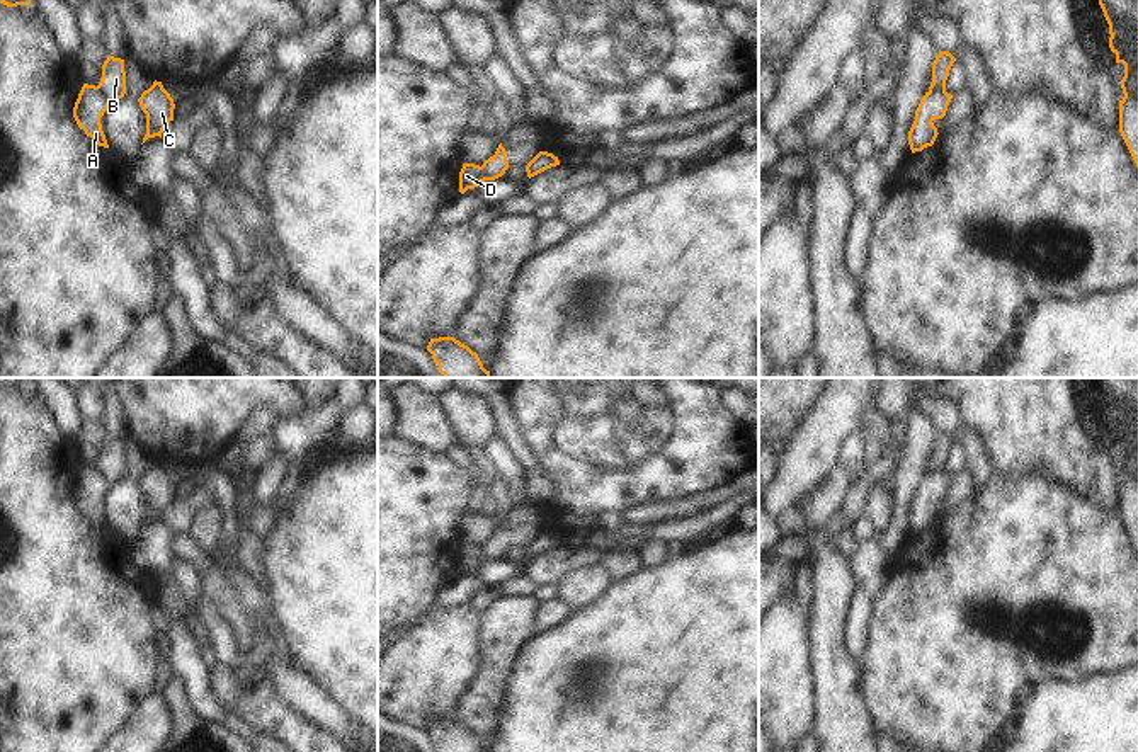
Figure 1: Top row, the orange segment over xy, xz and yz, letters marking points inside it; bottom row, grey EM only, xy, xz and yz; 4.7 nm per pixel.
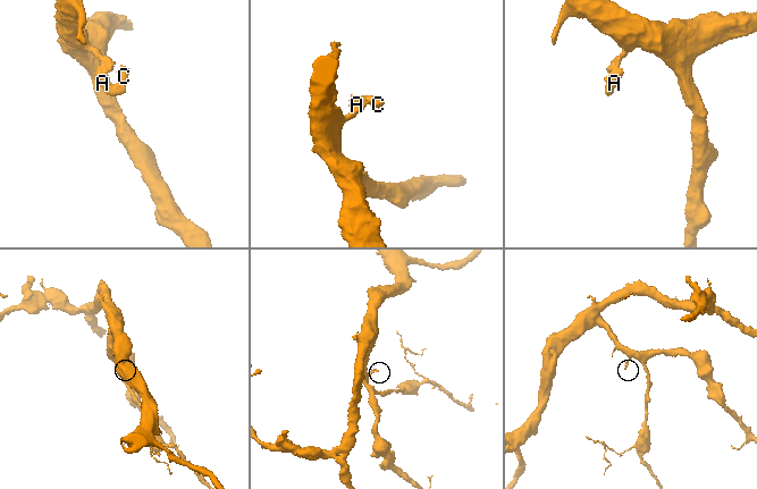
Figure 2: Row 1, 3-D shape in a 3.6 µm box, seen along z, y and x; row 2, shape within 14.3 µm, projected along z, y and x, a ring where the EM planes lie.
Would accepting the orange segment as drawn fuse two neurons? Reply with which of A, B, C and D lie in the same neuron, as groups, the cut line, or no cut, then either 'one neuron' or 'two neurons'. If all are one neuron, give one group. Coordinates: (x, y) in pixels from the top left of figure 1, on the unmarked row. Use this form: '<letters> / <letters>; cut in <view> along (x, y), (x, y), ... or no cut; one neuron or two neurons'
A C D / B; cut in xy along (96, 468), (109, 485); two neurons

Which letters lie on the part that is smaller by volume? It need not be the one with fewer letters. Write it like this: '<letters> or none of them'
A, C, D

